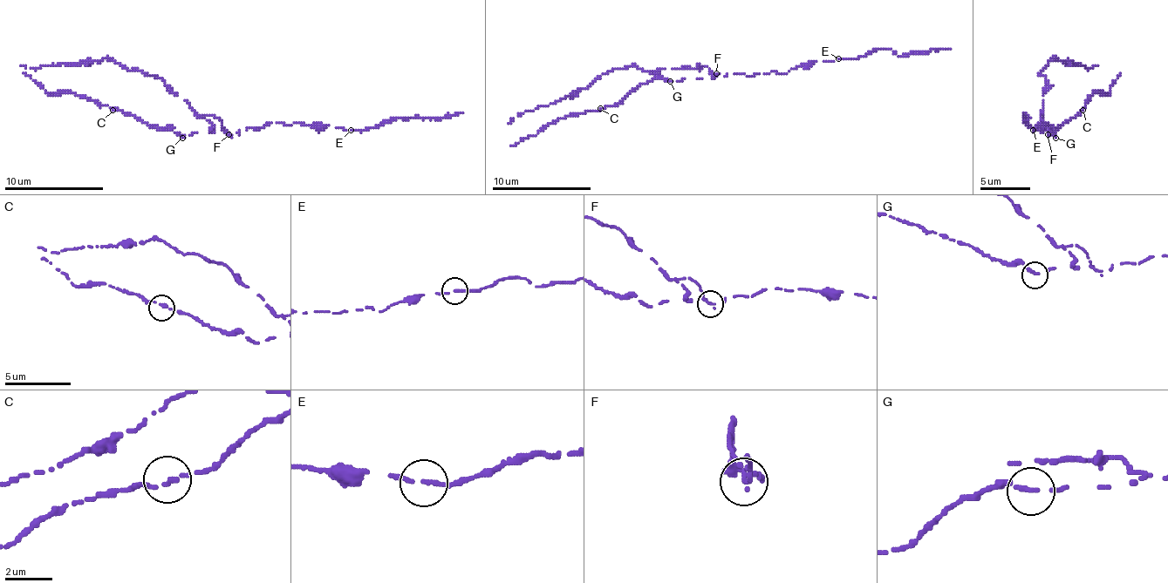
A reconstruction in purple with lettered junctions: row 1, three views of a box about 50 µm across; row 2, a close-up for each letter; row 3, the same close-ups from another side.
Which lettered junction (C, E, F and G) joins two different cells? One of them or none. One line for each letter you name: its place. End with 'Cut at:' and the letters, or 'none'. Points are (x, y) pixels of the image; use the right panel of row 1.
F: place (1048, 134)
Cut at: F

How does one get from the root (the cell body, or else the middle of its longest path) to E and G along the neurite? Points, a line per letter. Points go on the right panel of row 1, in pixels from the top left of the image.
E: (1048, 130), (1048, 123), (1035, 125), (1033, 130)
G: (1048, 130), (1041, 120), (1041, 115), (1043, 115), (1043, 127), (1053, 130), (1055, 138)

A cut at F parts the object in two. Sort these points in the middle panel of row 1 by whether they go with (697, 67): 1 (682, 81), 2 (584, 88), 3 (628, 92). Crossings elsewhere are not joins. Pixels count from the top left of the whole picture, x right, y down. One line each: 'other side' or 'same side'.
1: other side
2: same side
3: other side

